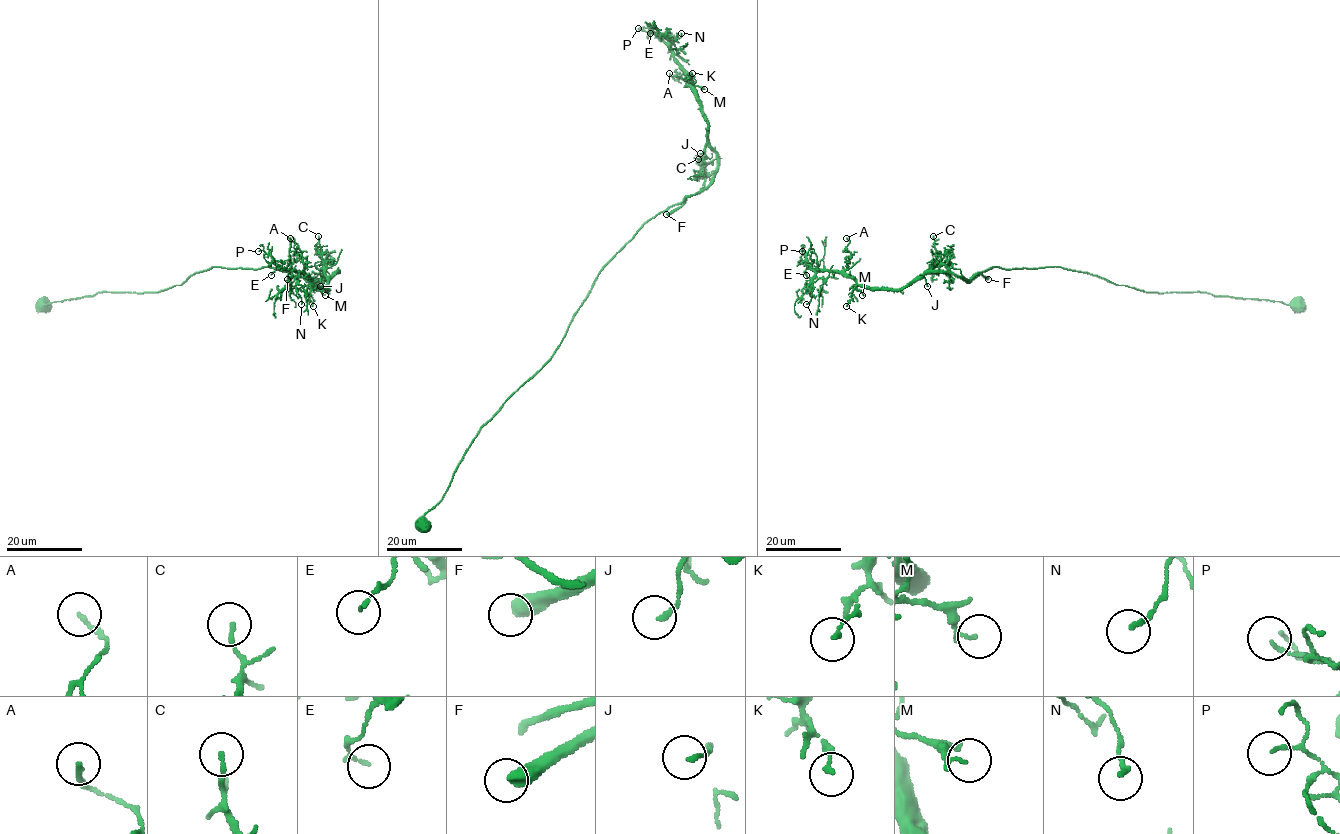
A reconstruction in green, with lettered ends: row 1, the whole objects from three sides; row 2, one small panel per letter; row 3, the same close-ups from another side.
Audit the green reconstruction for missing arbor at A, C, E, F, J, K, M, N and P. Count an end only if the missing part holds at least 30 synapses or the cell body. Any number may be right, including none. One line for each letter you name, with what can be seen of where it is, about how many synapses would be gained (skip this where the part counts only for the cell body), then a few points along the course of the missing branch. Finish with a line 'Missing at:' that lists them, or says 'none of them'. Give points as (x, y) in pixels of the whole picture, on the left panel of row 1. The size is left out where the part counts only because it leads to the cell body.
F: Place: (287, 279). Roughly 190 synapses
Missing at: F

